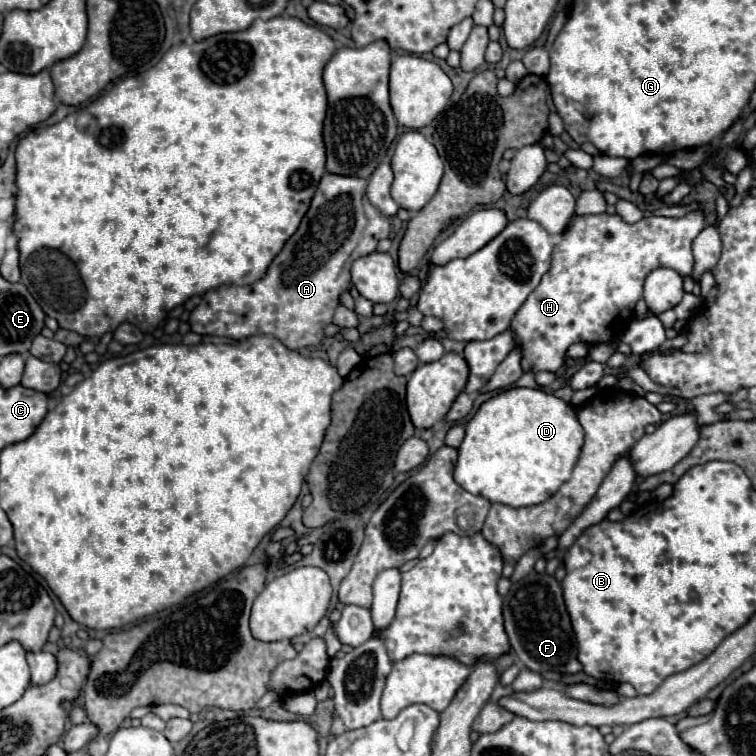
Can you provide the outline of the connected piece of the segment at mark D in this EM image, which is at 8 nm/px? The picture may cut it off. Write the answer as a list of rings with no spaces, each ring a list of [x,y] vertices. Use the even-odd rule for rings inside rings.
[[[509,388],[483,402],[465,424],[455,482],[475,496],[511,508],[541,504],[569,480],[581,446],[583,428],[567,402],[539,388]]]

